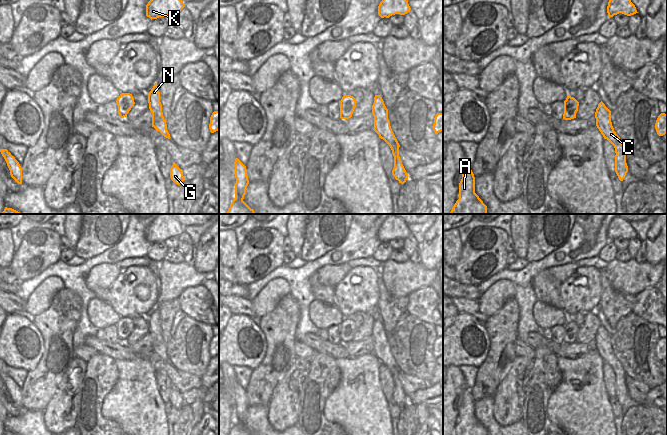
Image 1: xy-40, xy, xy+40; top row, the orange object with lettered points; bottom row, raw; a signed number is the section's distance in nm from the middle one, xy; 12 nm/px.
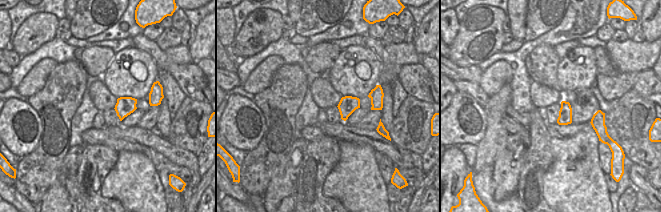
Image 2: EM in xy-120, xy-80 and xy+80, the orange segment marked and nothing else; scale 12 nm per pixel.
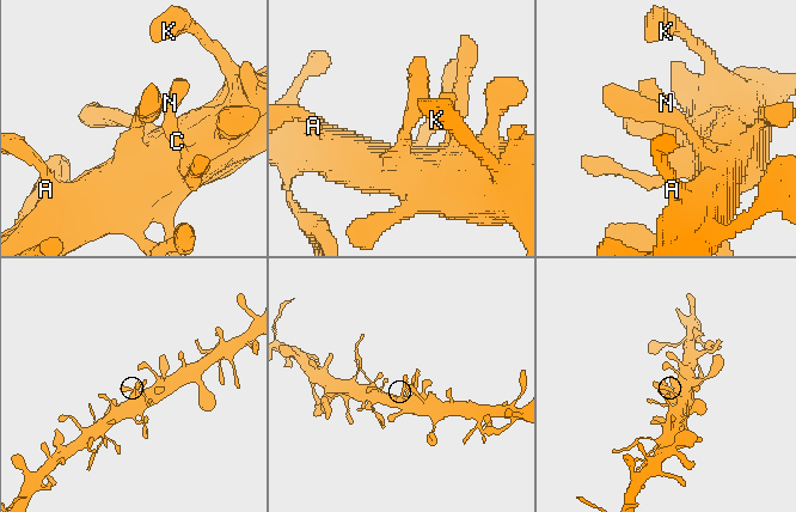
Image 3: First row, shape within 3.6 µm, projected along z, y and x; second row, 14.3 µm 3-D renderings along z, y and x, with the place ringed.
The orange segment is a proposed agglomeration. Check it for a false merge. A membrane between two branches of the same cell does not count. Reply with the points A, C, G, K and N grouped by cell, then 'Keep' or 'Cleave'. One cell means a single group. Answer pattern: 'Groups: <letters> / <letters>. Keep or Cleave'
Groups: A C G K N. Keep

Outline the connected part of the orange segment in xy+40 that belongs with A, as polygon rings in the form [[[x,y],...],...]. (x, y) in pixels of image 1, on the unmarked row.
[[[466,388],[463,392],[459,407],[459,423],[451,435],[487,435],[487,430],[475,417],[475,401],[471,389]]]

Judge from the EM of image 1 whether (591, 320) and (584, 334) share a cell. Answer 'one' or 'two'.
one

